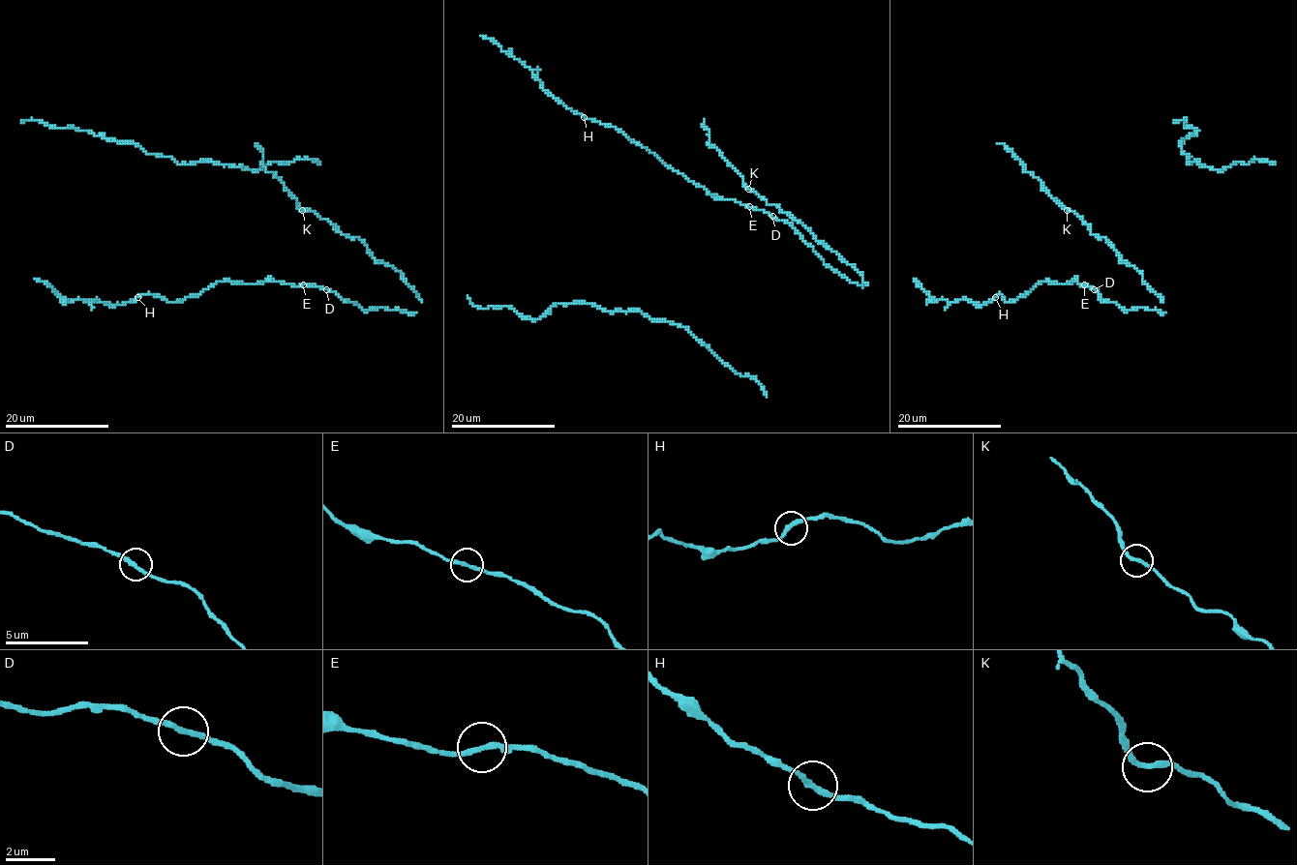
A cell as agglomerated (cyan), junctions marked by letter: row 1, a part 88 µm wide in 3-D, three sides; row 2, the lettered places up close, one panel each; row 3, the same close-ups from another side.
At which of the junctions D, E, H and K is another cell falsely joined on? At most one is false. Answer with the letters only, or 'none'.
none

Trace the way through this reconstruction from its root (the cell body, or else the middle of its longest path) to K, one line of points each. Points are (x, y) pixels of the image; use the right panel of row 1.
K: (1142, 280), (1142, 274), (1125, 262), (1104, 238), (1092, 234), (1074, 212), (1067, 210)

